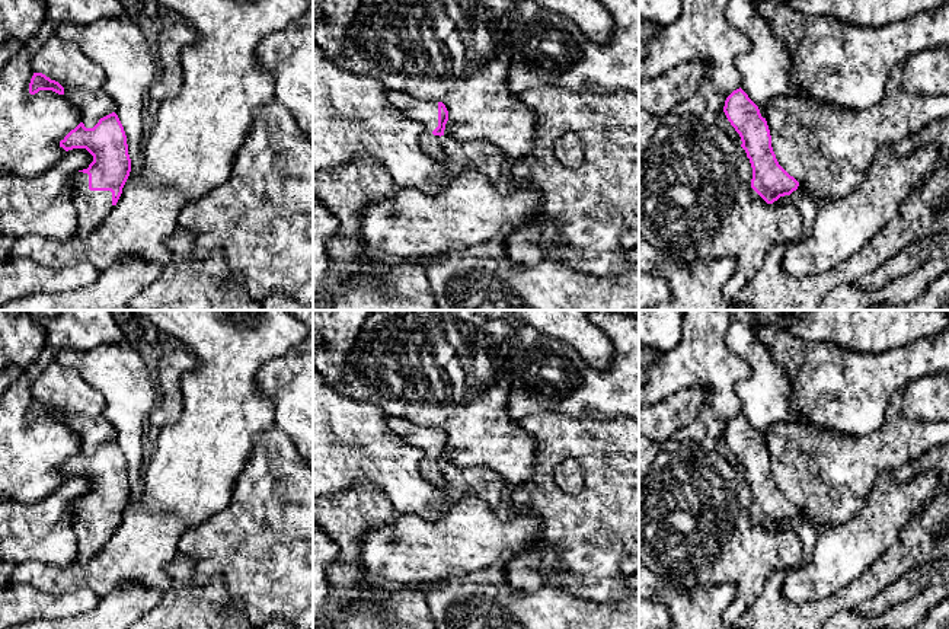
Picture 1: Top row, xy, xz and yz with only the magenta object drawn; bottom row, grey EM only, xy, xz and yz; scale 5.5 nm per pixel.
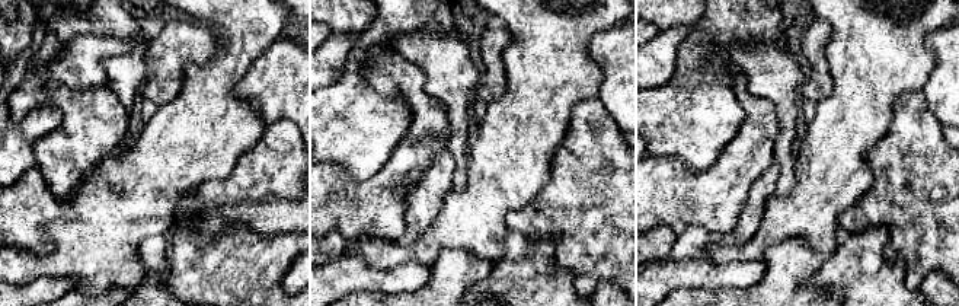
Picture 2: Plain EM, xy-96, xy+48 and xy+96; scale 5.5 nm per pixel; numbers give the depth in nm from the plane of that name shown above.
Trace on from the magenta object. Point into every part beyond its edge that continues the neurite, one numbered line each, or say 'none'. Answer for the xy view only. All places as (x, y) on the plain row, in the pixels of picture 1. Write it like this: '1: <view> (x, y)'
1: xy (92, 533)

